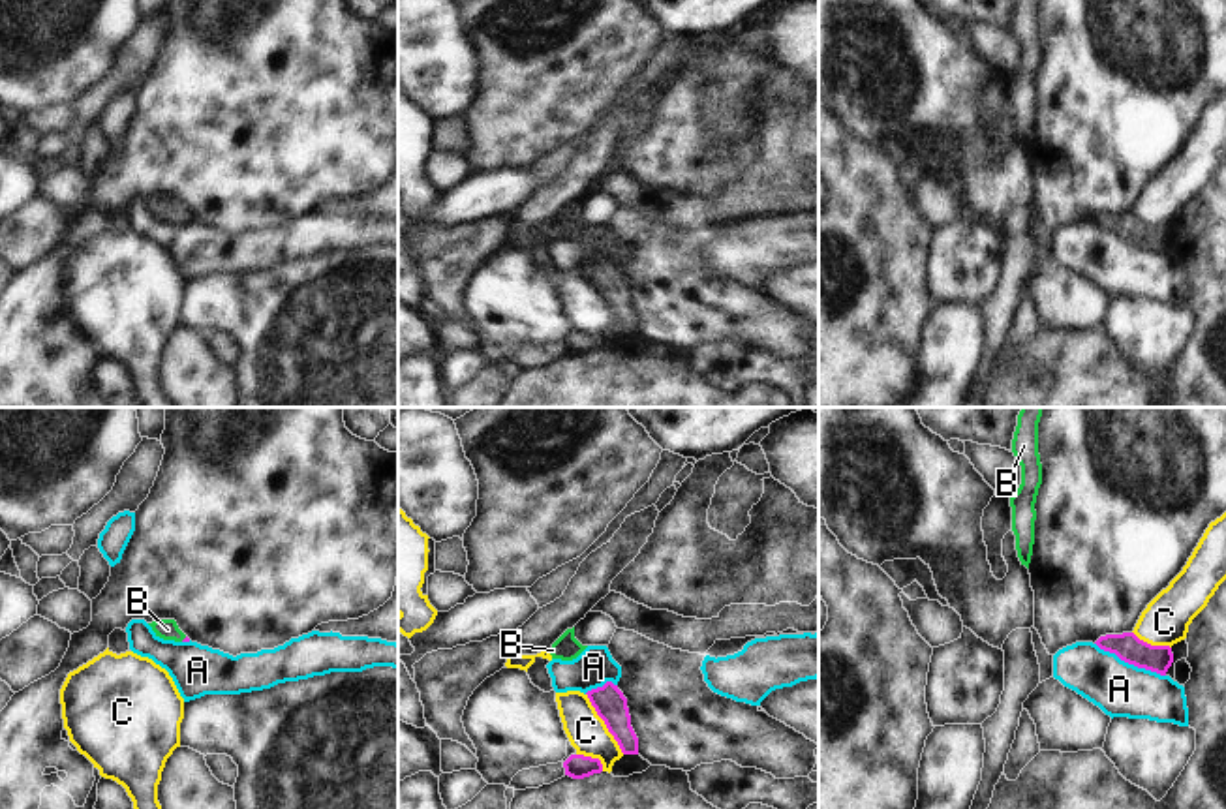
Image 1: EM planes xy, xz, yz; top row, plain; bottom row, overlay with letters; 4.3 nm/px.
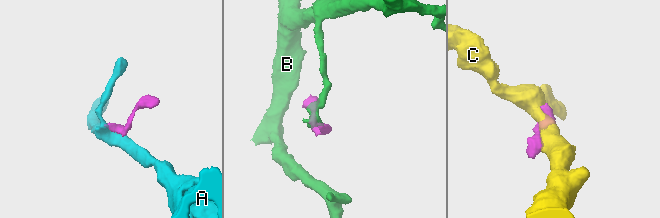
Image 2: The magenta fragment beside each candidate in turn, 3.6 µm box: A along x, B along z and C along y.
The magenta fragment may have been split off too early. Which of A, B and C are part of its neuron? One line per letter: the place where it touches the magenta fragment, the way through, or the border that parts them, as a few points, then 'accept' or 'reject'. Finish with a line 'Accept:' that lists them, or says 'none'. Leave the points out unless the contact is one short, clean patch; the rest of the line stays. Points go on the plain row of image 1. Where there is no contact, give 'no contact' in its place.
A: contact yz (1131, 243); border yz (1095, 222), (1129, 243), (1164, 256); reject
B: contact xy (184, 218); way xy (186, 218), (184, 218), (168, 209); accept
C: contact xz (605, 303); reject
Accept: B

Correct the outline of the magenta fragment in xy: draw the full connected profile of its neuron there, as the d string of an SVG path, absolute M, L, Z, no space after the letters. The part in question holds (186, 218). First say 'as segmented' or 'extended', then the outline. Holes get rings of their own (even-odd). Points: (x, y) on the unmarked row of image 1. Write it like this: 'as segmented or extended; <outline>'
extended; M156 199L148 203L156 216L175 221L190 221L190 218L178 208L175 199Z

